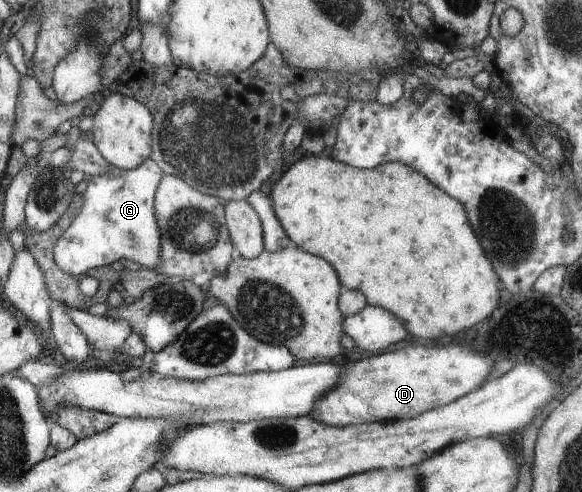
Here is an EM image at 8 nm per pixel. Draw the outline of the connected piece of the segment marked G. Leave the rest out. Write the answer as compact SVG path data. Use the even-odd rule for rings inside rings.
M148 157L134 169L121 170L110 166L106 174L92 176L87 181L86 188L80 193L83 202L79 207L79 212L51 249L54 263L58 269L78 278L90 270L106 269L112 261L117 259L130 259L141 265L142 268L154 269L159 262L161 245L160 230L154 215L153 197L162 174L163 171L160 167Z

